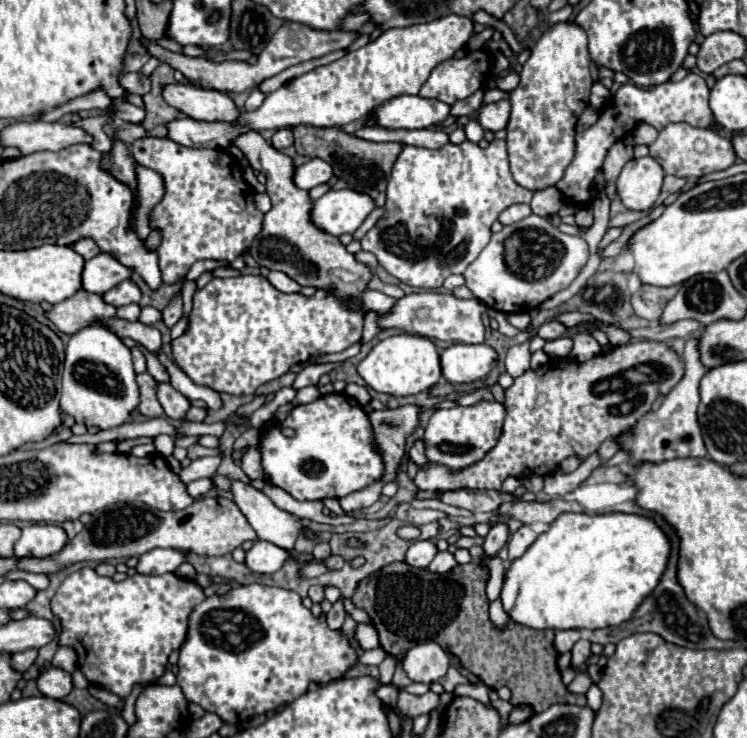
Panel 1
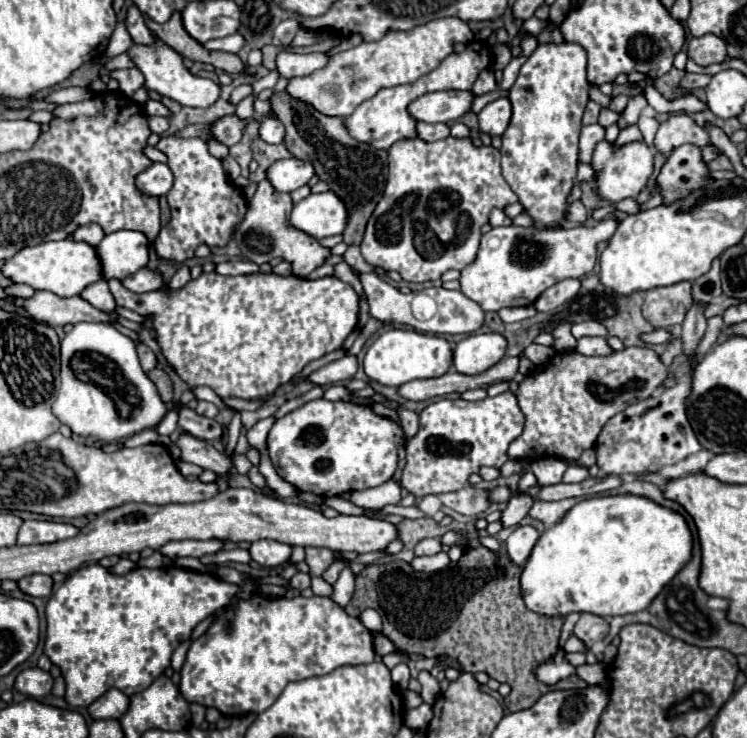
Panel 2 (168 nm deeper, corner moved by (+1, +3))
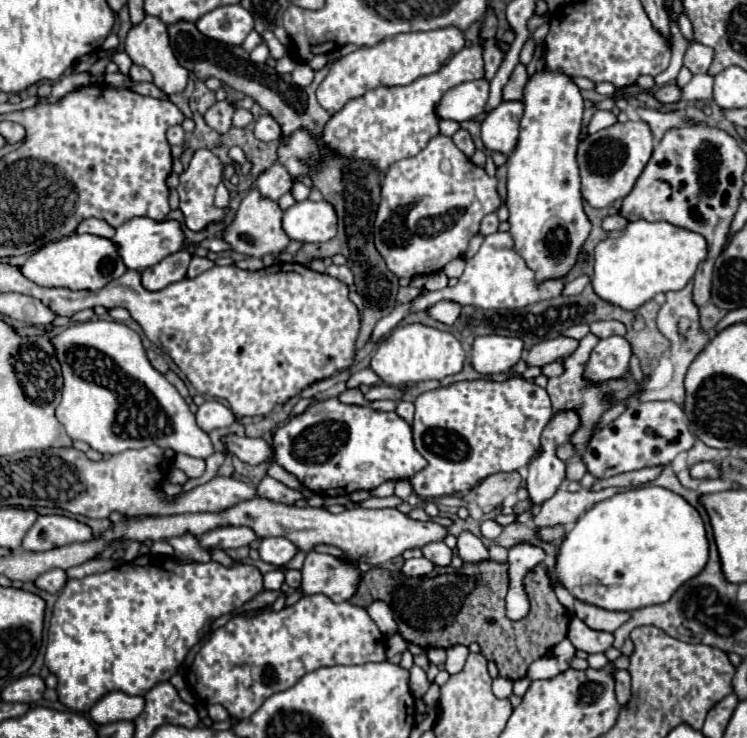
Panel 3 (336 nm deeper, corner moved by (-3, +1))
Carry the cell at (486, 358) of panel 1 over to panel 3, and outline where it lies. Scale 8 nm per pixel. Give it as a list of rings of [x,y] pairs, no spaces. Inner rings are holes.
[[[483,335],[473,341],[471,365],[481,375],[505,373],[521,359],[523,343],[517,337]]]

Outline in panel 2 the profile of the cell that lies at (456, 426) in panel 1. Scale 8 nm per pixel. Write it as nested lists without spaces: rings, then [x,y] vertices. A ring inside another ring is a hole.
[[[511,391],[481,401],[439,399],[429,403],[419,413],[417,435],[407,441],[407,465],[403,469],[401,487],[415,497],[461,489],[467,485],[469,475],[477,473],[483,465],[501,467],[509,461],[509,443],[523,433],[523,425],[525,415],[517,395]]]

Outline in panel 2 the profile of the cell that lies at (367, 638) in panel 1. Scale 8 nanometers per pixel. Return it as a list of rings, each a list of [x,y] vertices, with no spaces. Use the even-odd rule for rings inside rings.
[[[375,633],[373,635],[373,645],[375,645],[375,653],[377,655],[389,655],[389,653],[399,653],[399,655],[407,655],[405,651],[401,651],[401,649],[397,649],[395,645],[393,645],[393,641],[389,641],[383,633]]]

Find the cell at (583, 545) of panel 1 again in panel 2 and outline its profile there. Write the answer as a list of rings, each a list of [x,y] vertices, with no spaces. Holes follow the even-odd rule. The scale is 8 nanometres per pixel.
[[[631,493],[591,497],[577,503],[557,525],[541,533],[529,561],[523,565],[521,591],[529,609],[549,617],[565,617],[571,611],[599,617],[637,613],[647,609],[659,591],[689,563],[691,551],[693,535],[681,513]]]

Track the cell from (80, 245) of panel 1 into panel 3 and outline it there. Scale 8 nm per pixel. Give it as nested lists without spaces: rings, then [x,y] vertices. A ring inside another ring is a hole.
[[[85,219],[85,221],[79,223],[77,233],[81,233],[81,235],[83,235],[83,233],[91,233],[91,235],[97,235],[97,237],[111,239],[111,237],[115,235],[115,229],[113,229],[109,223],[101,221],[101,219]]]

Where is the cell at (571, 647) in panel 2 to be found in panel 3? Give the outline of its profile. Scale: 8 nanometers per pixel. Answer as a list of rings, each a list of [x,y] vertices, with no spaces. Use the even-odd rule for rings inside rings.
[[[575,615],[571,617],[569,623],[569,633],[567,639],[575,645],[575,649],[581,649],[585,653],[605,653],[611,643],[613,643],[613,635],[605,633],[605,631],[593,631],[589,629],[581,619],[577,619]]]

